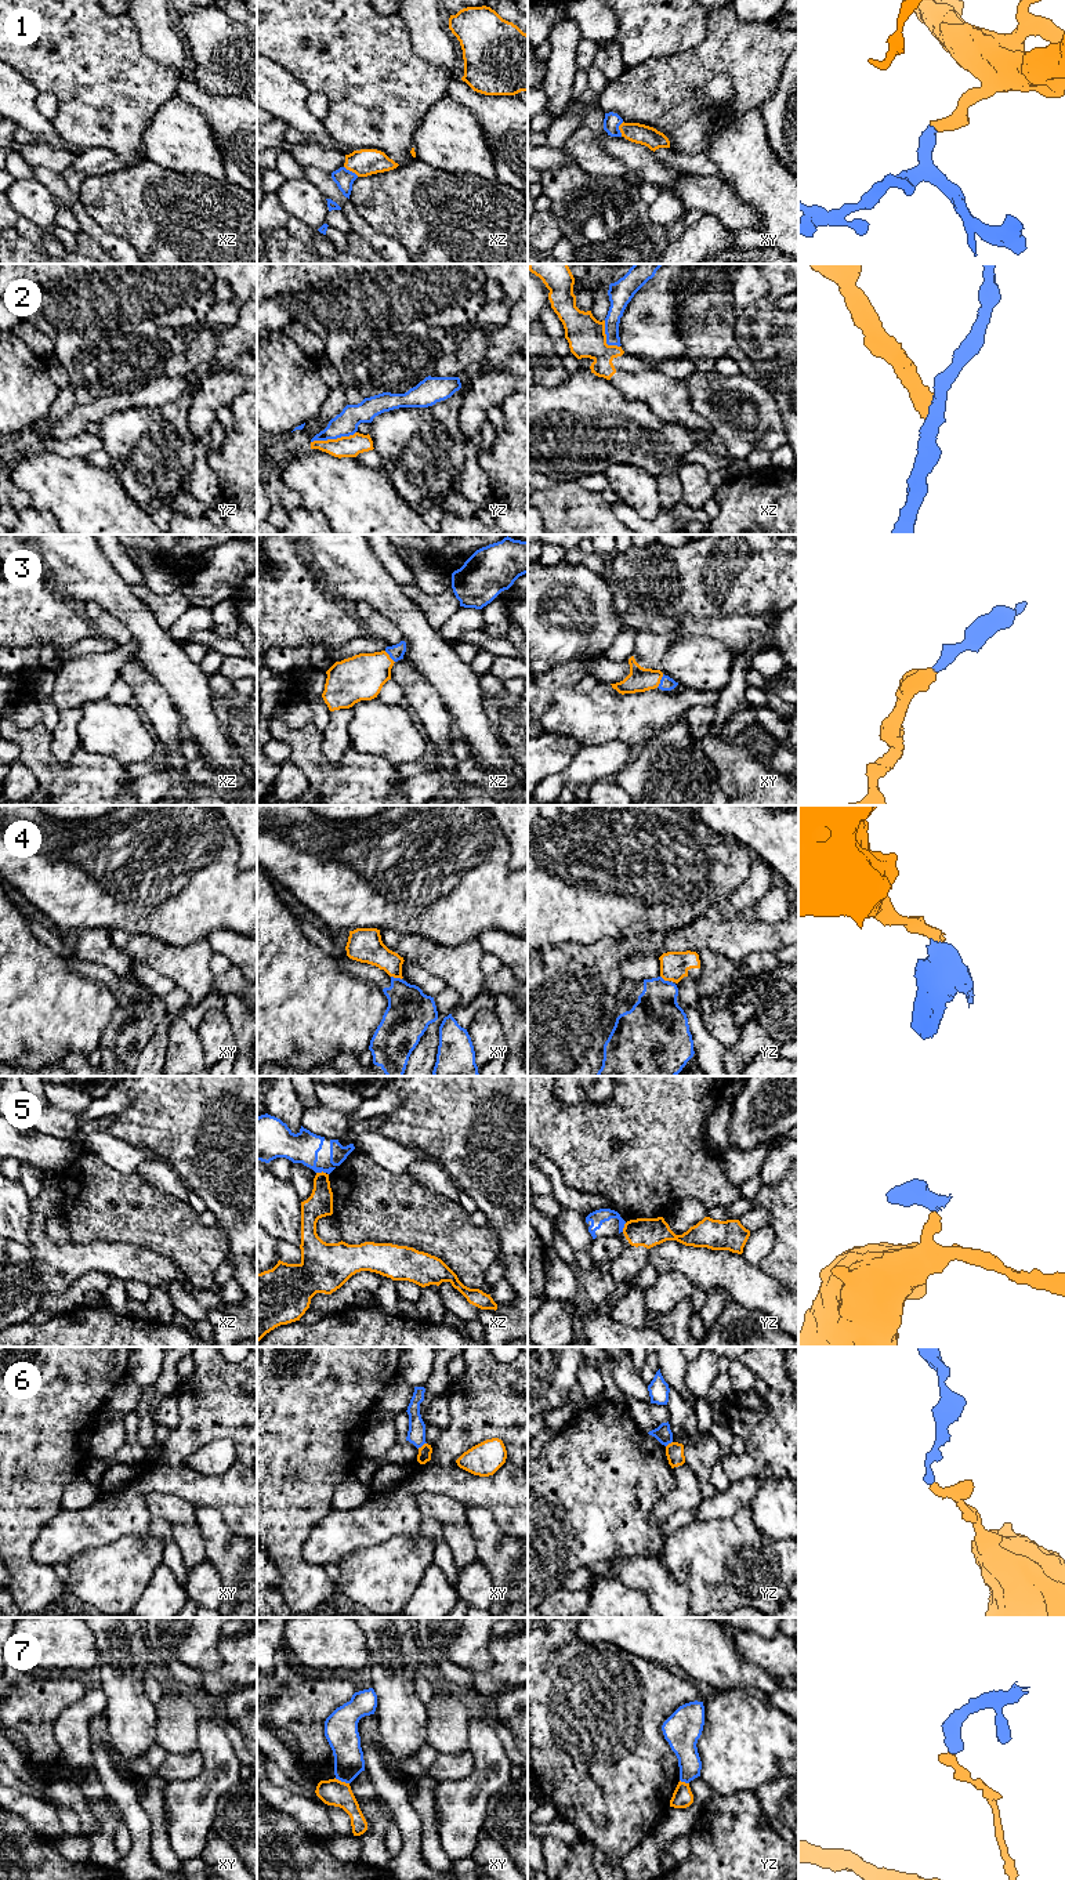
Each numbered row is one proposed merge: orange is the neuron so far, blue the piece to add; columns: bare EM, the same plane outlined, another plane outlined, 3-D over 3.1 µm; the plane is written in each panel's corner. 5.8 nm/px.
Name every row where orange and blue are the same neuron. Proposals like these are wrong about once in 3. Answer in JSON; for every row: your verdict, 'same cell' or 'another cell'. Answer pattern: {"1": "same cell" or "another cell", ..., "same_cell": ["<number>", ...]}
{"1": "same cell", "2": "another cell", "3": "same cell", "4": "another cell", "5": "another cell", "6": "another cell", "7": "another cell", "same_cell": ["1", "3"]}

